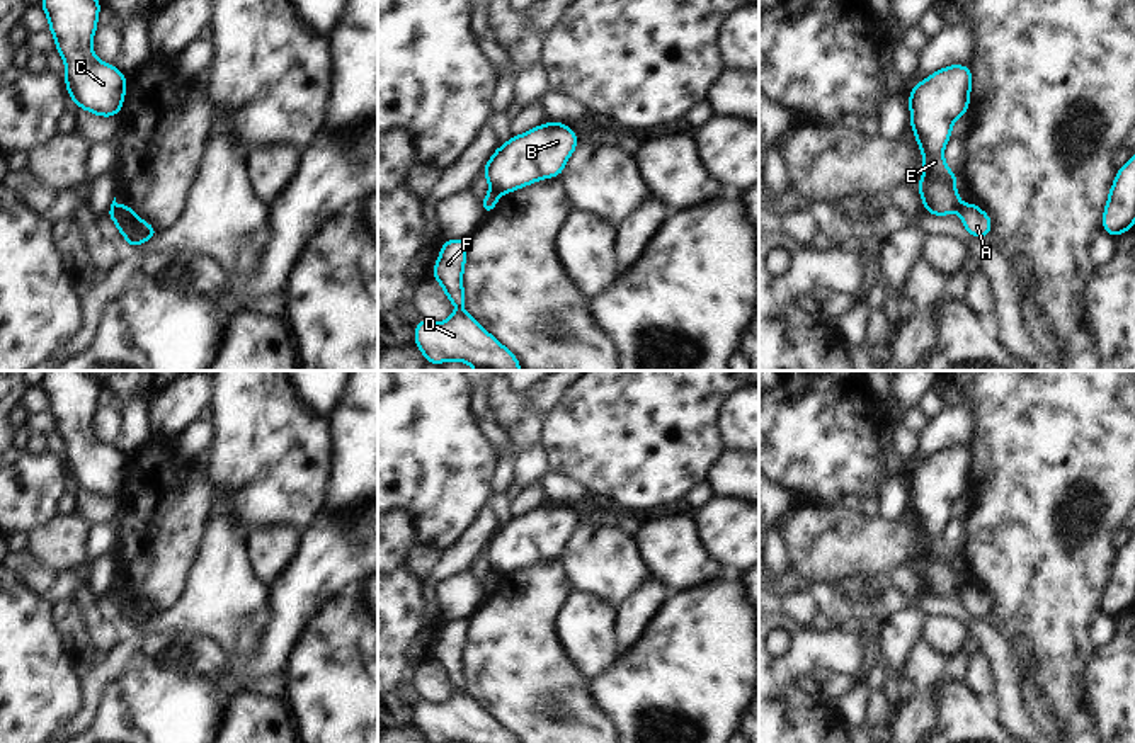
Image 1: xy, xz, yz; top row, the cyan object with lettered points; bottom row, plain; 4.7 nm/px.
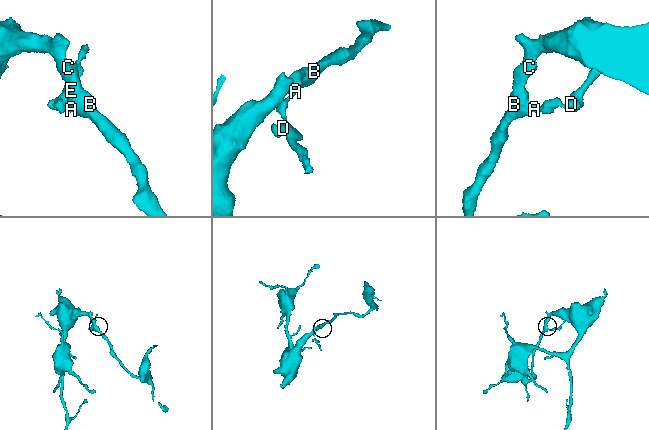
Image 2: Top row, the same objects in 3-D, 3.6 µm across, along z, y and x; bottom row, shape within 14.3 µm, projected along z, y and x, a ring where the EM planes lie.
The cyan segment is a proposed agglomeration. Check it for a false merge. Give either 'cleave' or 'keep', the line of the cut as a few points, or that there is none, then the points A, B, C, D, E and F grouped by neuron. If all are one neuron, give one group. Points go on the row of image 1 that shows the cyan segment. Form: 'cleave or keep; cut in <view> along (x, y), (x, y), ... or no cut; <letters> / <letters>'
cleave; cut in xz along (490, 189), (499, 194); A D F / B C E

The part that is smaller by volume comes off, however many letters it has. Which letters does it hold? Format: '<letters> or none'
A, D, F.

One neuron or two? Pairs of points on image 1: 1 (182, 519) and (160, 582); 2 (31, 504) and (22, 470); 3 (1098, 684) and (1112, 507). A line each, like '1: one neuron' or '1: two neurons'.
1: one neuron
2: one neuron
3: two neurons

